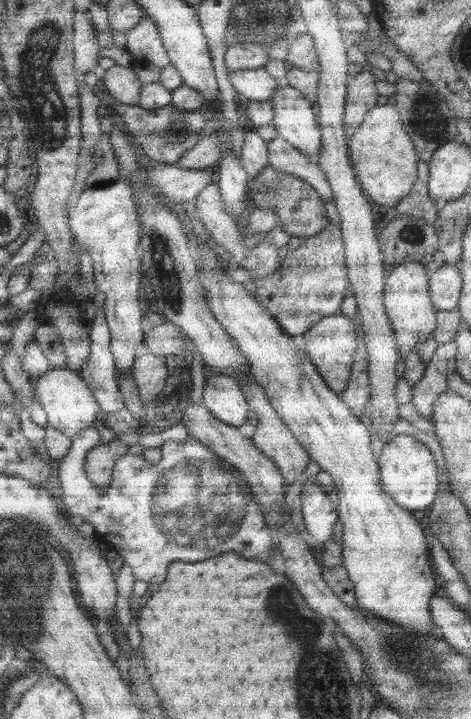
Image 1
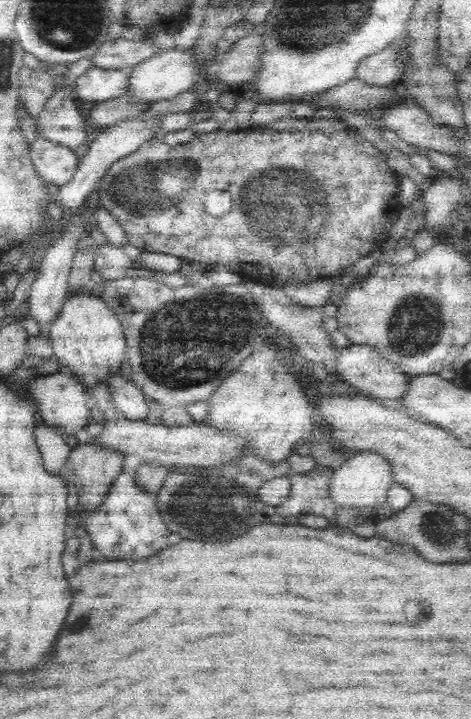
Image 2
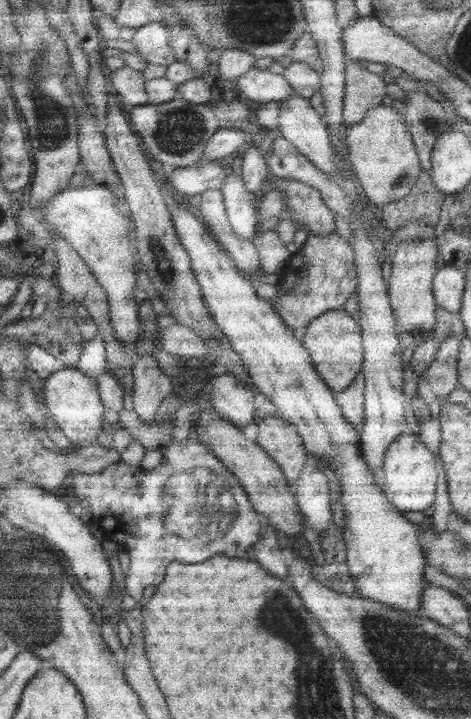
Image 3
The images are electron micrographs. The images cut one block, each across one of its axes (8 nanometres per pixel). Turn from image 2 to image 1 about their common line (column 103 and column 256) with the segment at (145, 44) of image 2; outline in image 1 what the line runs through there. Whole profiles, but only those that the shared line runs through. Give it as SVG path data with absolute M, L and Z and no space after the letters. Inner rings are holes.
M233 44L225 50L223 64L227 72L239 72L239 70L257 70L265 68L267 50L255 44Z

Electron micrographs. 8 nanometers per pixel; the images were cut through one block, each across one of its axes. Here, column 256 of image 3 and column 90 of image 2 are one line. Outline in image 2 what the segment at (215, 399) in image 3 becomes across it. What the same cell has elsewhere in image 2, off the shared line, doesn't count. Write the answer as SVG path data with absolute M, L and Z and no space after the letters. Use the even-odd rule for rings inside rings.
M50 374L44 378L36 378L30 380L28 384L24 384L26 396L32 400L34 408L38 410L38 414L42 416L42 420L48 426L56 426L62 430L64 436L76 436L78 430L86 428L92 418L90 418L90 408L86 406L86 396L90 394L88 388L82 384L80 378L76 378L74 374Z

